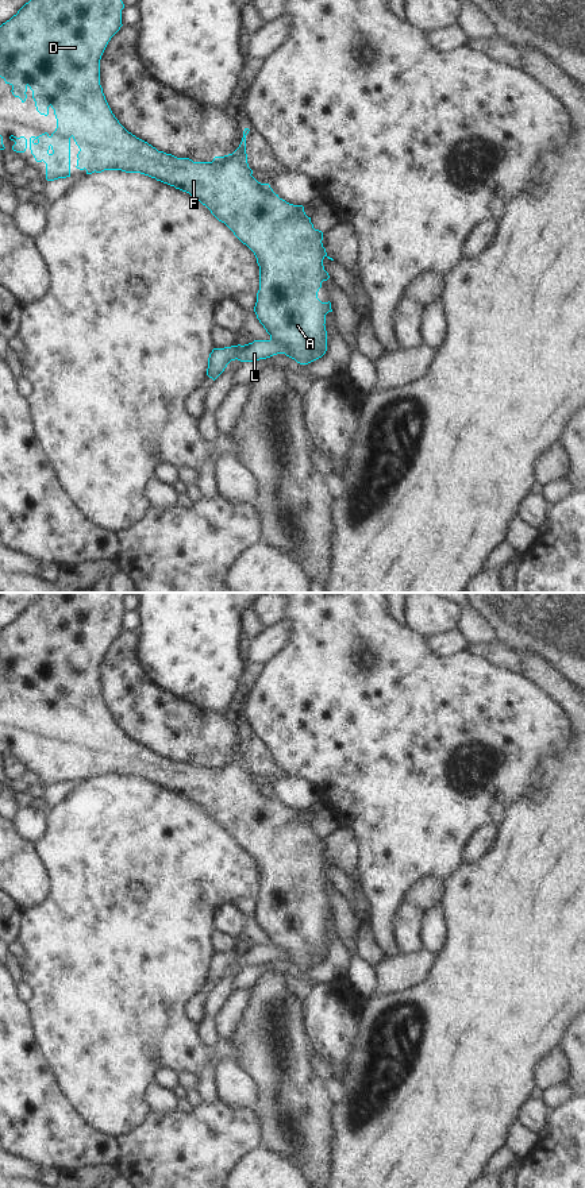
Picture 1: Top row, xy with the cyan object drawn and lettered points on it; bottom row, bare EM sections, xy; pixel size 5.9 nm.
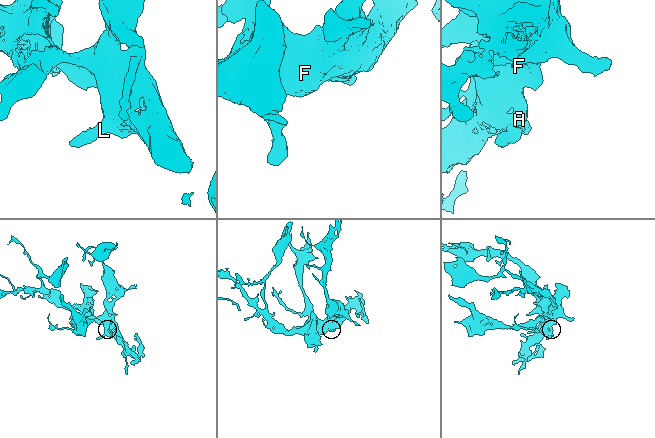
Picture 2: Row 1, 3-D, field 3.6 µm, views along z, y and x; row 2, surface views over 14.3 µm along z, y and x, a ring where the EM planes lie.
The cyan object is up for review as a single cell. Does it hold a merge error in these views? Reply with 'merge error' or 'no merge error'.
merge error

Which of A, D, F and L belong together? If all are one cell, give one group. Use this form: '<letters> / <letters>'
A D F / L

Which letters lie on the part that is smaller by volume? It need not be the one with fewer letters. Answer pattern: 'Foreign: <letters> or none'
Foreign: L

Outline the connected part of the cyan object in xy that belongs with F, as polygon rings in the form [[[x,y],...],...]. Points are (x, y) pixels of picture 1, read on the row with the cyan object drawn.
[[[30,0],[16,15],[0,26],[0,77],[12,86],[12,94],[19,97],[22,103],[26,101],[26,92],[30,88],[36,111],[47,116],[51,107],[57,119],[57,128],[51,135],[45,132],[36,138],[31,136],[28,140],[24,136],[11,135],[9,139],[15,142],[12,150],[24,153],[28,147],[36,162],[43,161],[46,163],[46,180],[54,181],[70,177],[70,139],[73,138],[80,148],[76,167],[85,169],[86,174],[104,170],[141,173],[189,193],[254,252],[259,266],[259,290],[254,312],[270,335],[270,340],[285,347],[285,355],[300,364],[308,364],[322,358],[327,351],[326,315],[332,309],[330,301],[322,302],[317,298],[317,292],[322,282],[330,278],[324,270],[323,259],[327,256],[334,261],[323,247],[323,232],[313,228],[303,205],[286,202],[273,192],[269,184],[261,184],[251,176],[253,170],[249,167],[246,154],[249,128],[245,128],[242,142],[232,154],[215,157],[212,162],[193,162],[189,158],[177,158],[158,151],[119,123],[100,85],[100,59],[111,38],[123,26],[123,8],[122,0]]]

